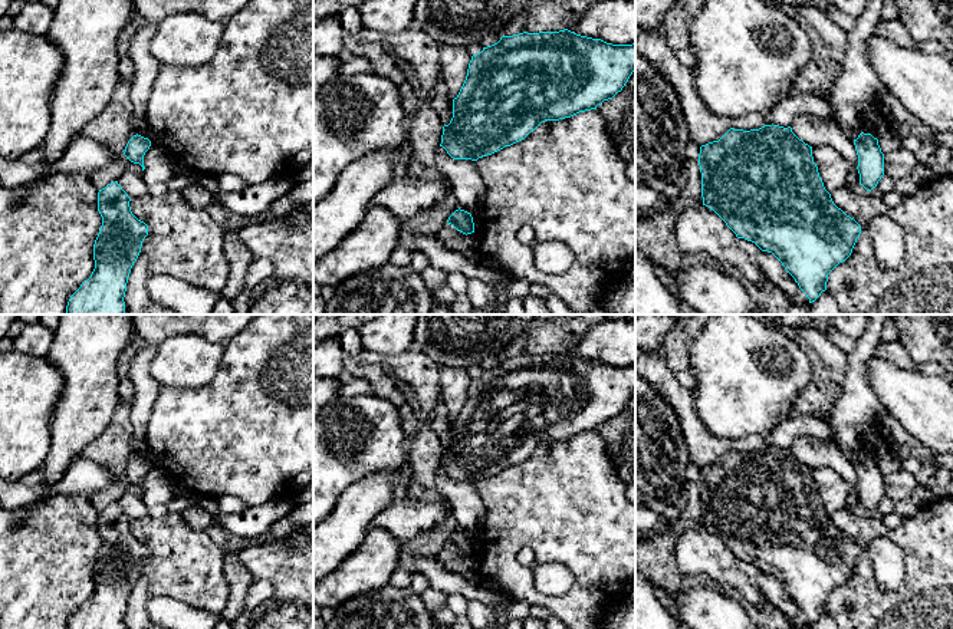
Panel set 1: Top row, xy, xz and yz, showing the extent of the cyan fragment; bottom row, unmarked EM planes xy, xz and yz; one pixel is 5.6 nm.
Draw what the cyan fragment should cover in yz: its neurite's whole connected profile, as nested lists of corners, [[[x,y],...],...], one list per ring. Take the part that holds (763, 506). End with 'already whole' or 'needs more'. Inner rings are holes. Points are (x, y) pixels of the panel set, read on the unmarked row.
[[[772,445],[750,452],[730,449],[719,462],[700,468],[699,487],[703,527],[713,531],[737,560],[772,574],[795,600],[809,625],[815,623],[827,612],[828,596],[851,577],[861,547],[834,526],[814,484],[812,468],[799,461],[791,448]]]; already whole

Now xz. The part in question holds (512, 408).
[[[568,350],[502,358],[497,365],[483,369],[480,375],[471,378],[466,402],[453,421],[453,439],[448,447],[443,448],[440,468],[453,481],[477,483],[525,461],[545,442],[559,442],[597,431],[604,422],[612,421],[621,414],[634,393],[635,365],[612,366],[576,356]]]; already whole

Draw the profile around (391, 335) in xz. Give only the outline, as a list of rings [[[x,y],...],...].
[[[378,314],[362,325],[362,349],[372,353],[398,356],[411,350],[418,314]]]

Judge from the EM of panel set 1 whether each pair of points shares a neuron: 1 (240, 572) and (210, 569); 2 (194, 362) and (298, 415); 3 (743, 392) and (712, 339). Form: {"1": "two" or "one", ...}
{"1": "two", "2": "two", "3": "one"}

